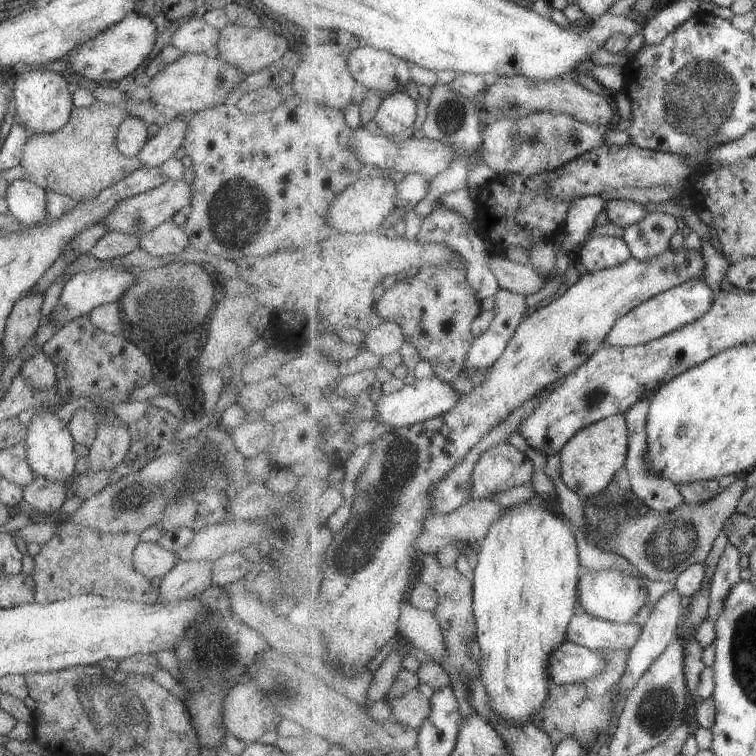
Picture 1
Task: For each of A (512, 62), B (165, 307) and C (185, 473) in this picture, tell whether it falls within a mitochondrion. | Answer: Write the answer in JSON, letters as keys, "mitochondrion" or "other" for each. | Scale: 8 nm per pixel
{"A":"other","B":"mitochondrion","C":"mitochondrion"}

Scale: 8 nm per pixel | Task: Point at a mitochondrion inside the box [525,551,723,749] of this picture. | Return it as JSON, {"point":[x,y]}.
{"point":[658,709]}

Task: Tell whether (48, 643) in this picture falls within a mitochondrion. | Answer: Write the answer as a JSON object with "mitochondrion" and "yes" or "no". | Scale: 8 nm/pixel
{"mitochondrion":"no"}

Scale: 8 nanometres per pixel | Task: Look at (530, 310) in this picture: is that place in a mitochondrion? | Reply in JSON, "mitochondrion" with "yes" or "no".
{"mitochondrion":"no"}

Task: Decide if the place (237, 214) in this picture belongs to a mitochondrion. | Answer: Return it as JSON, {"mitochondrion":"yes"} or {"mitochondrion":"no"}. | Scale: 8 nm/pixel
{"mitochondrion":"yes"}

